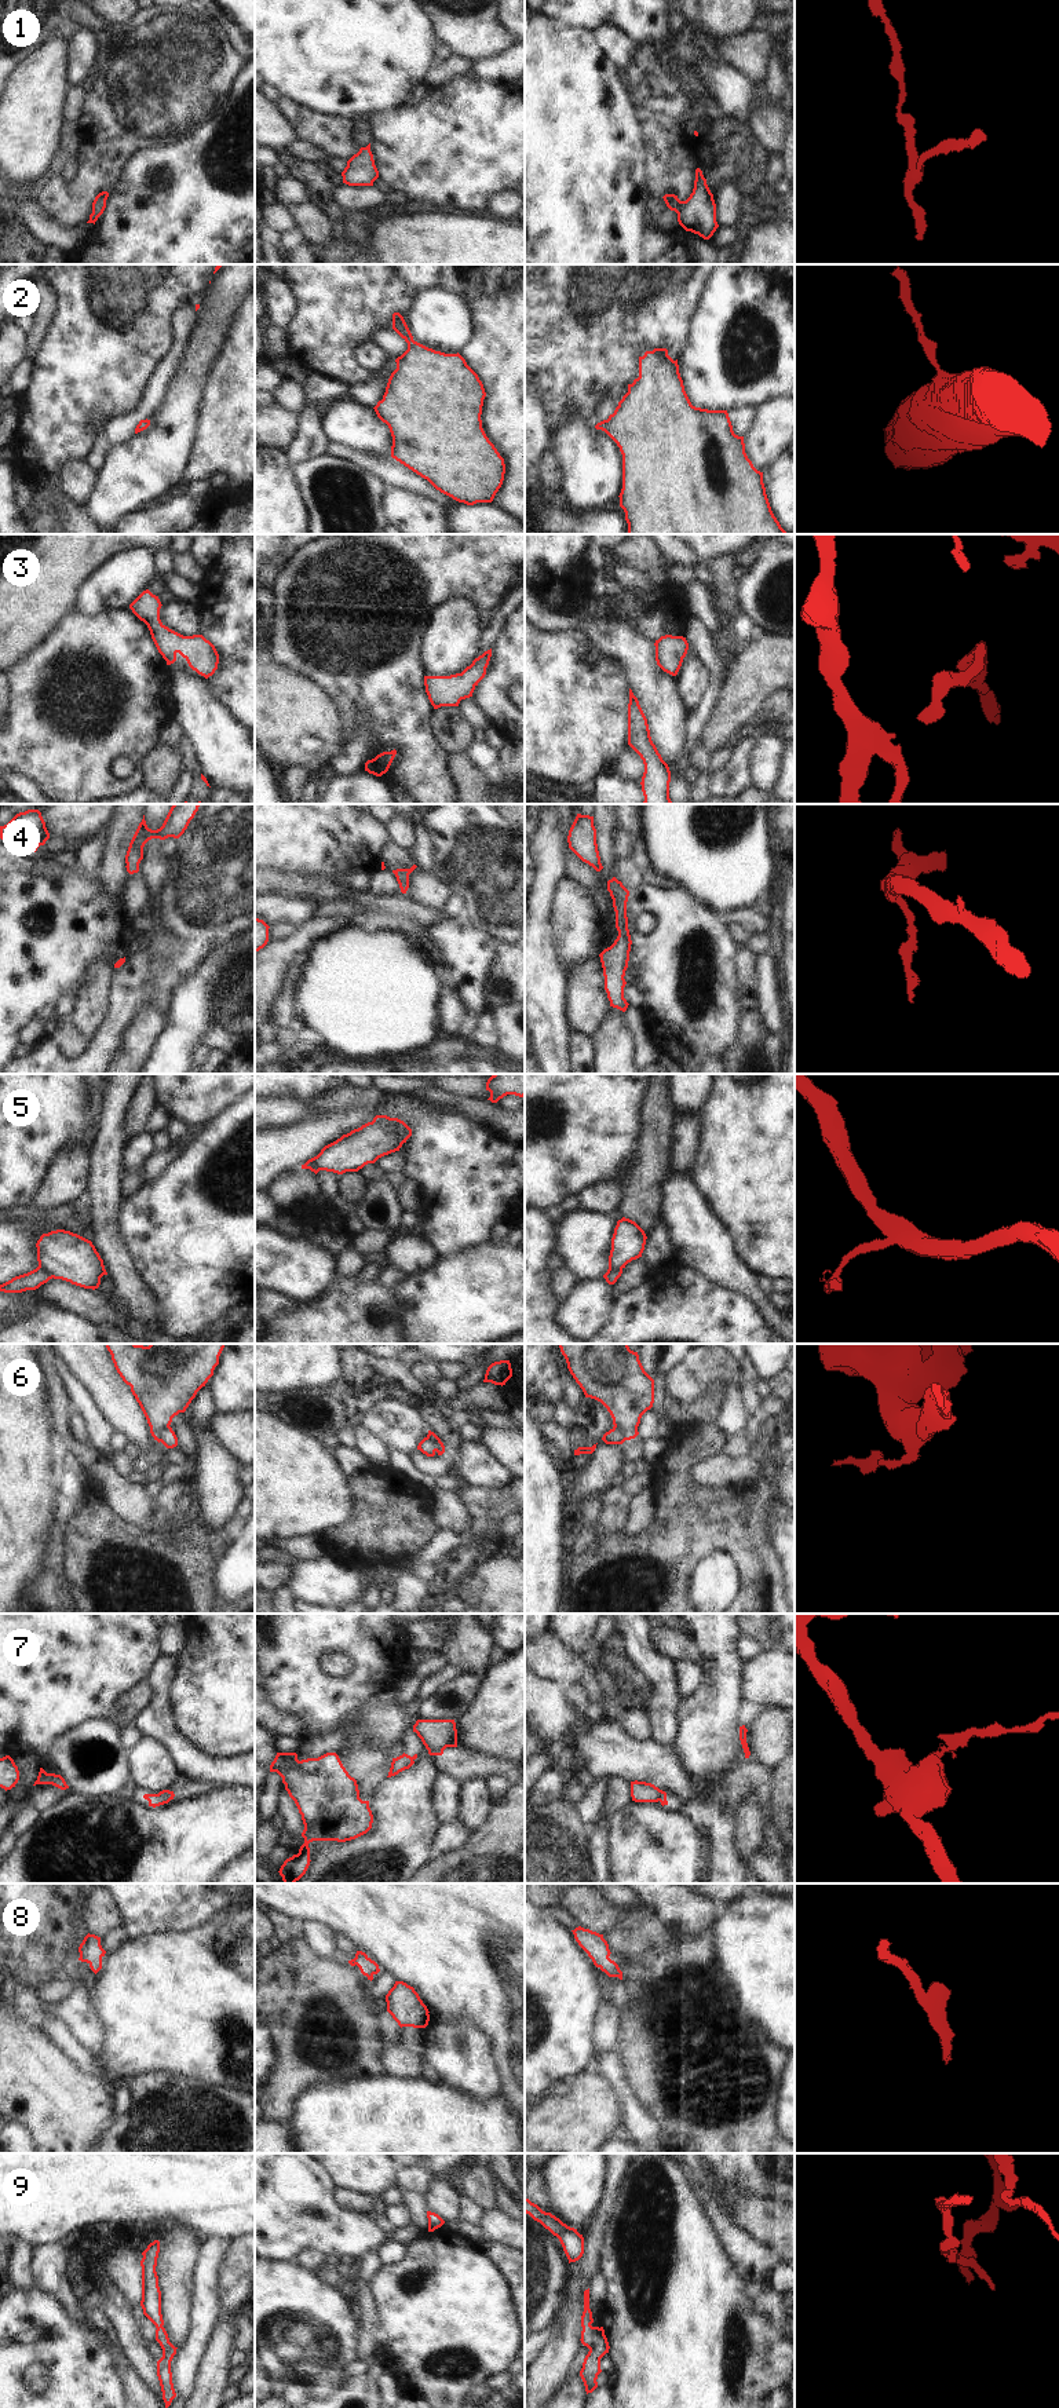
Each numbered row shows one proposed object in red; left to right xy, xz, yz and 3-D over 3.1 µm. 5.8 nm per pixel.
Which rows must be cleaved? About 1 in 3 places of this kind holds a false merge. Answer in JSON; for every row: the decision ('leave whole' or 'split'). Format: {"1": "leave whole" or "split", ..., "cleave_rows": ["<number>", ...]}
{"1": "leave whole", "2": "leave whole", "3": "leave whole", "4": "leave whole", "5": "split", "6": "split", "7": "split", "8": "leave whole", "9": "leave whole", "cleave_rows": ["5", "6", "7"]}

